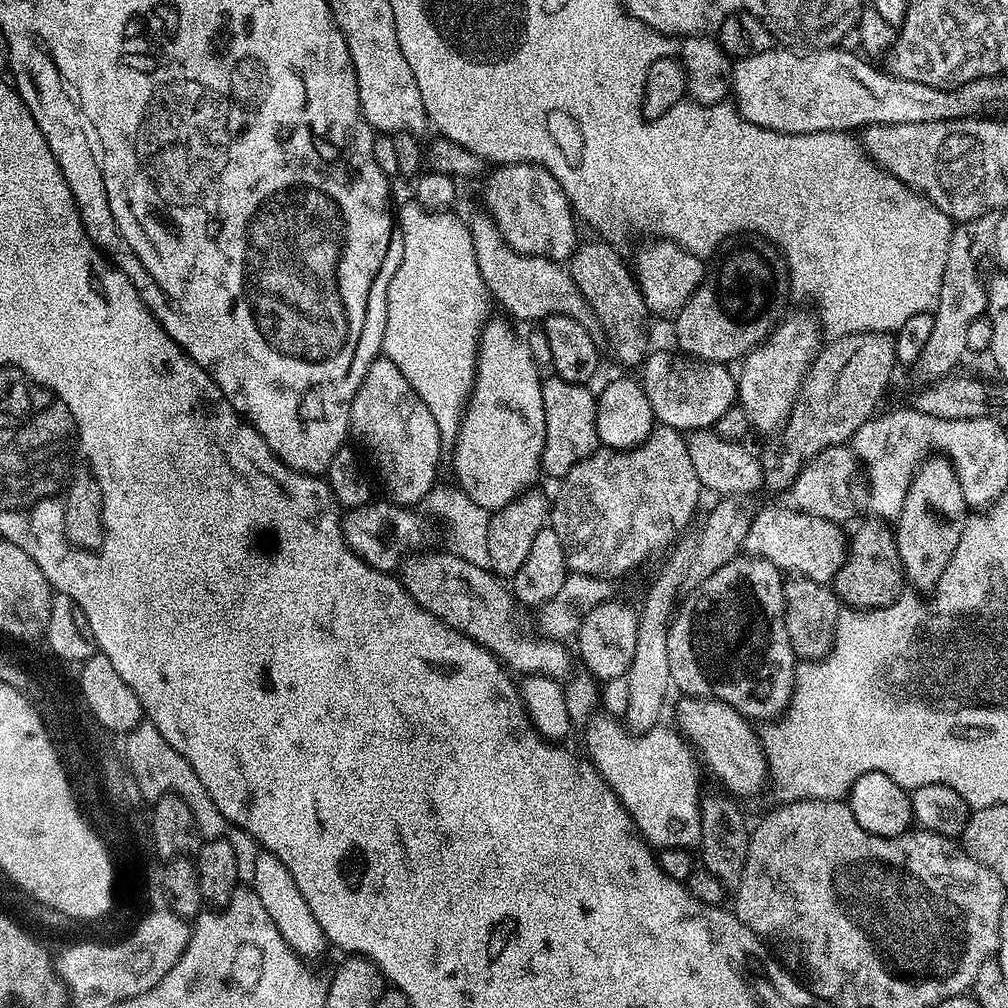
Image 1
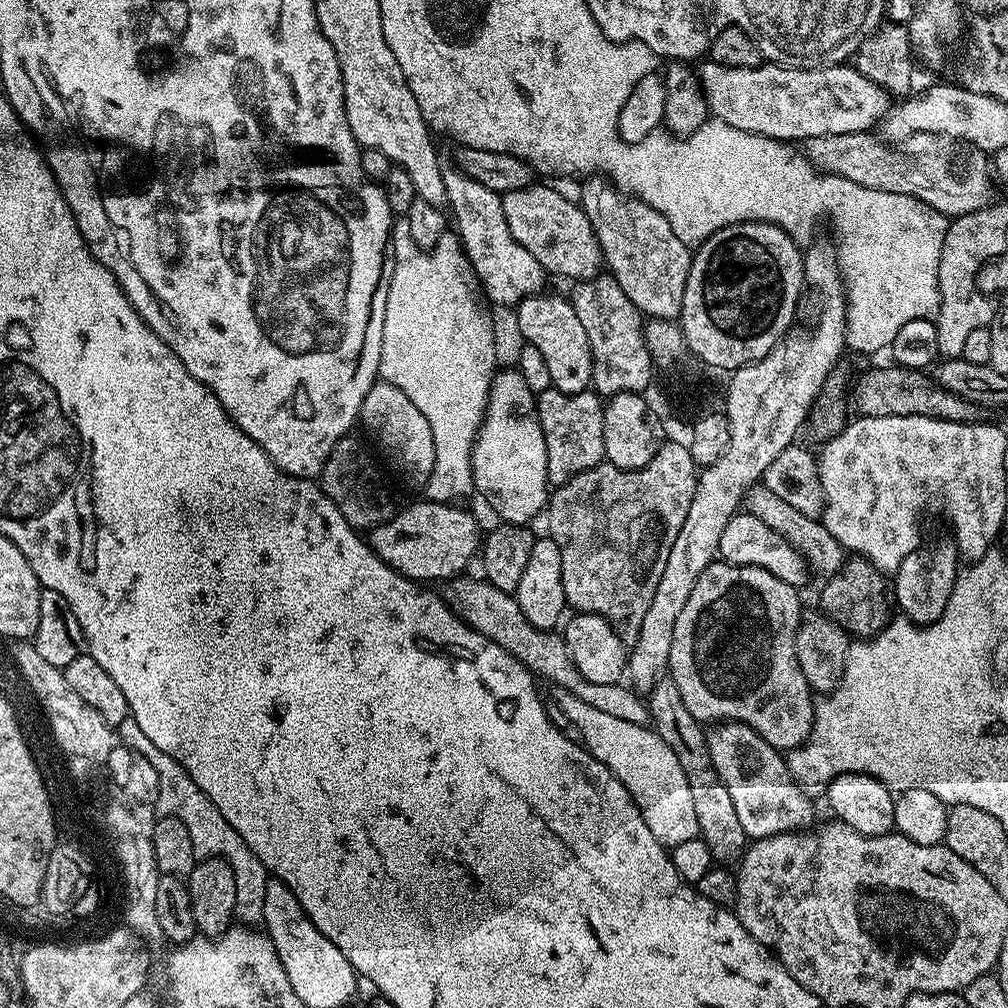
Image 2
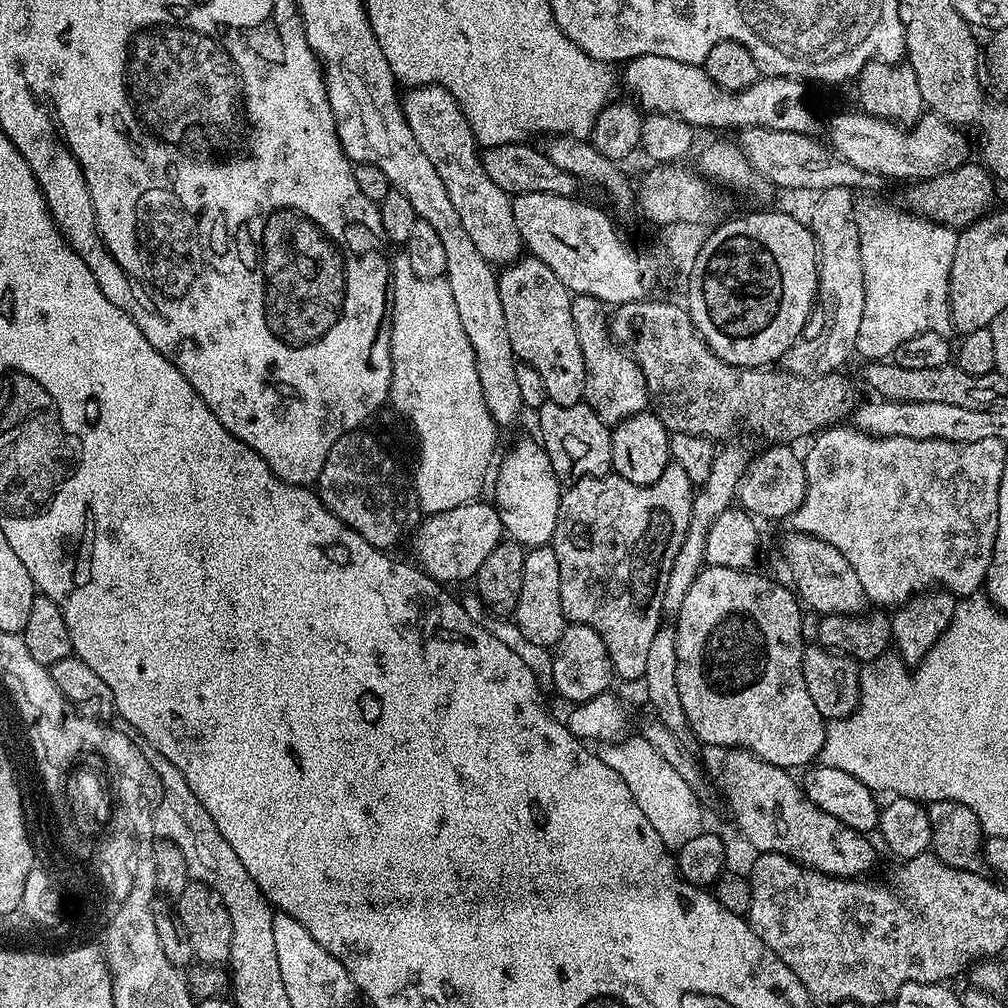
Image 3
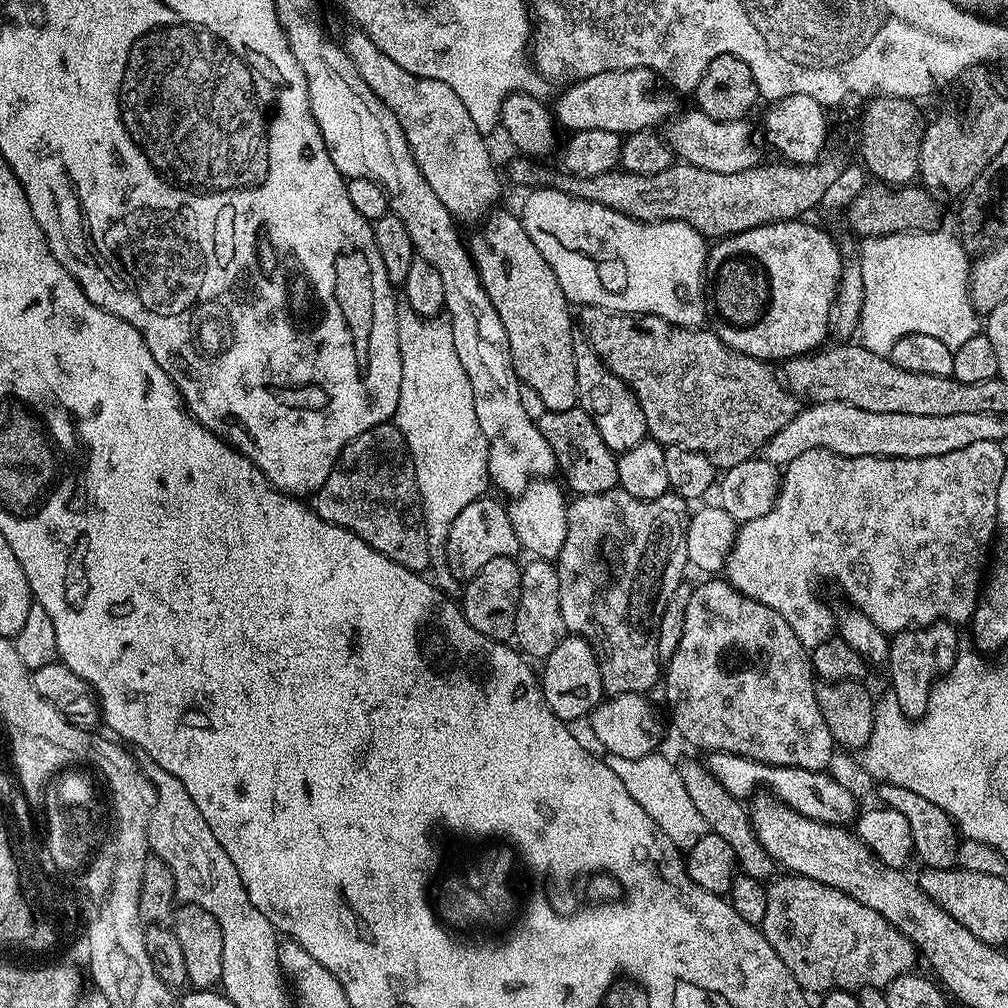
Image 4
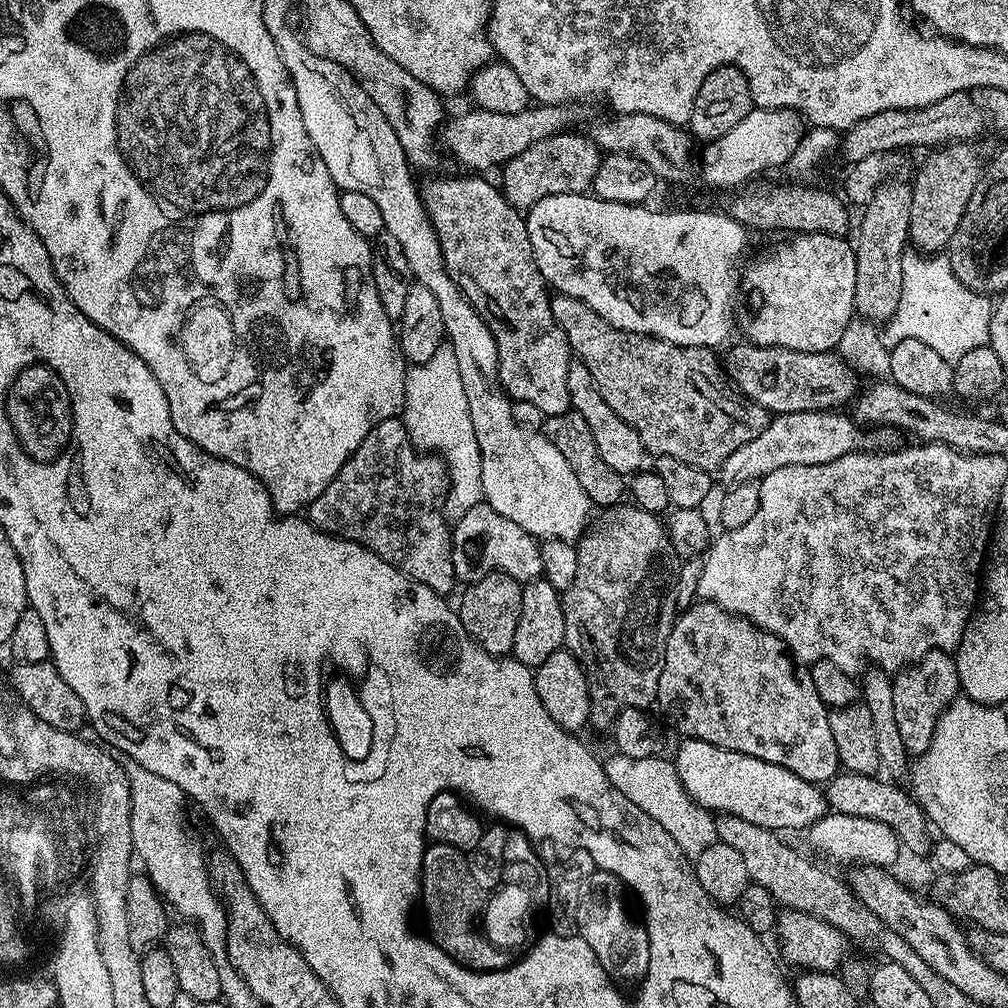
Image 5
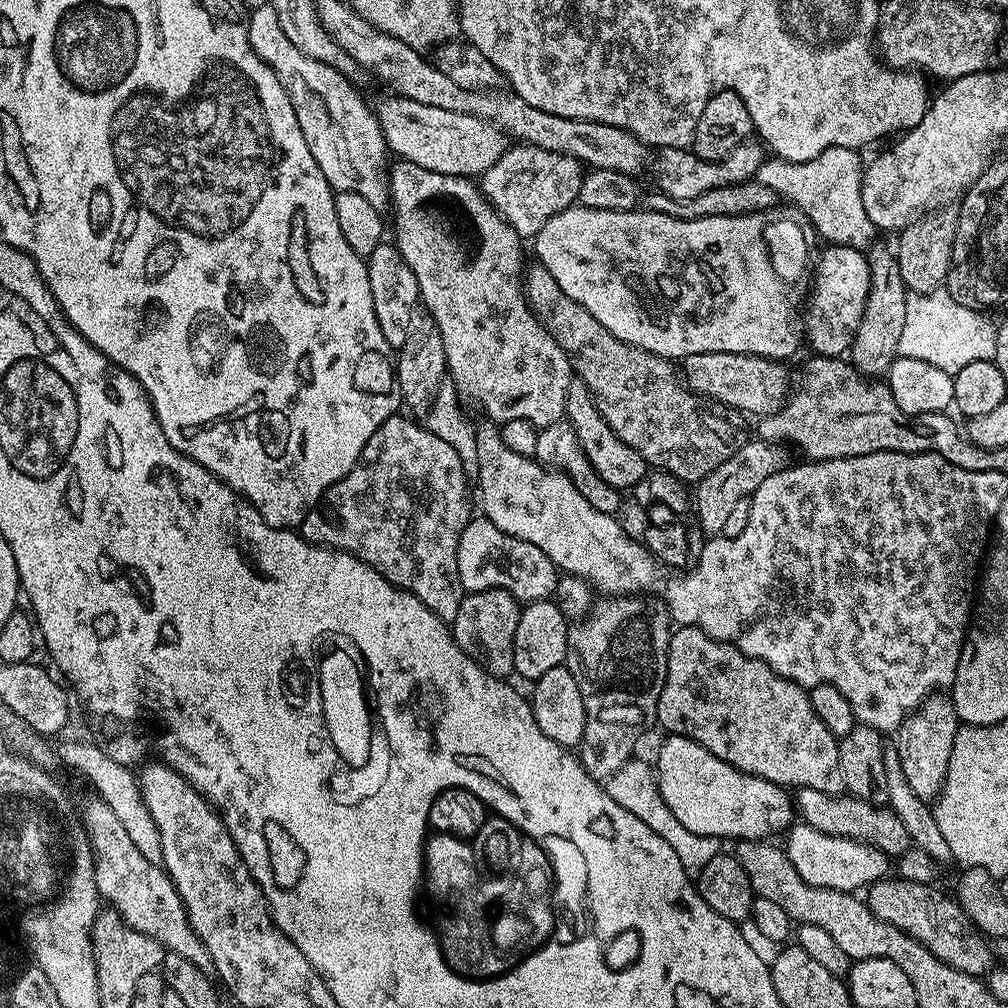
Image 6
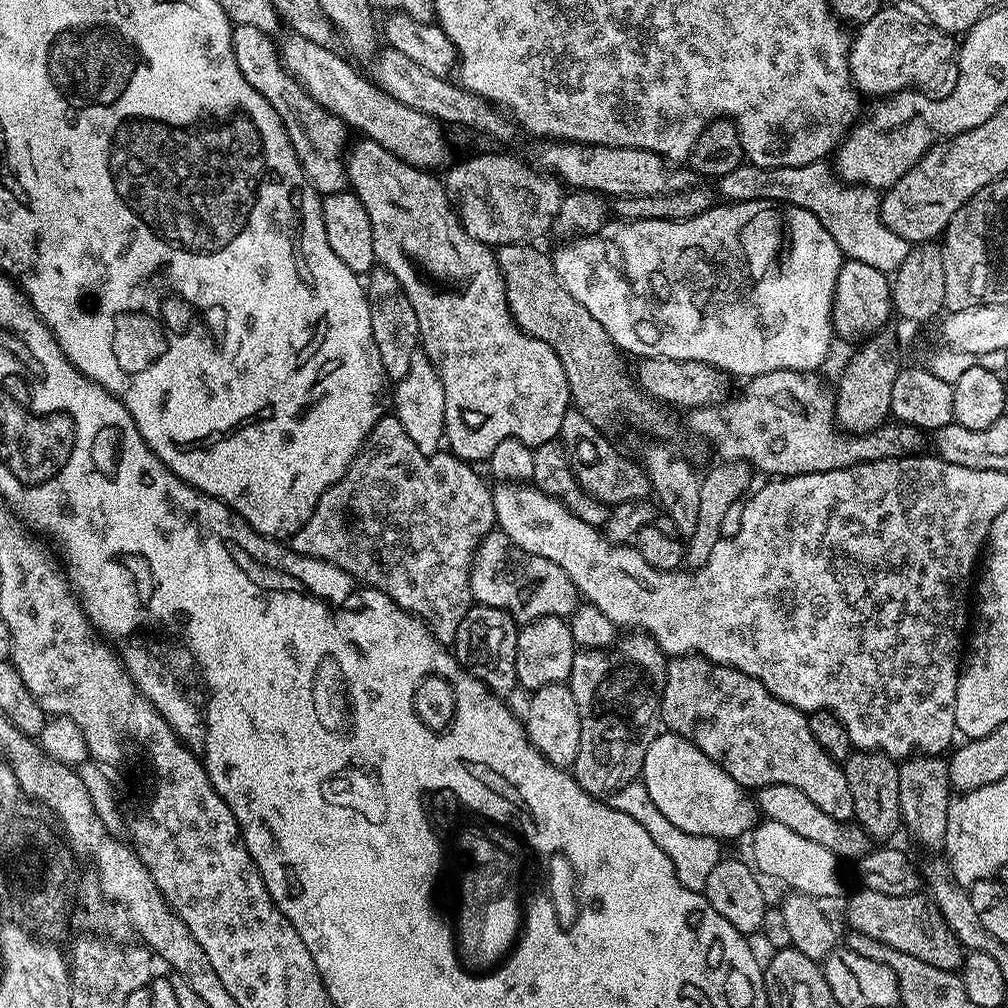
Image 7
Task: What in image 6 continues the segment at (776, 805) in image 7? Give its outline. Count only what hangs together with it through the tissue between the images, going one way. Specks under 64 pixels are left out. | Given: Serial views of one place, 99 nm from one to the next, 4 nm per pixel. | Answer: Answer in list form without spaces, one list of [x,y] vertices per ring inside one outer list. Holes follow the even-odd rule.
[[[797,788],[794,792],[794,808],[799,819],[814,826],[814,830],[869,844],[882,850],[889,858],[899,858],[906,849],[912,847],[912,839],[910,834],[906,834],[906,826],[902,826],[902,818],[898,818],[898,814],[887,806],[877,806],[847,794],[831,796],[822,794],[822,790]]]

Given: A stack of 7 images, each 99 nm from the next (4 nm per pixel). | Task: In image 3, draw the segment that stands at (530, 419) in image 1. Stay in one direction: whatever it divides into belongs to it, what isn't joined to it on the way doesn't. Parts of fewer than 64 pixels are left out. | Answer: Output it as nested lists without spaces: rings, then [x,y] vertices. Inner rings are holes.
[[[536,438],[520,440],[504,457],[502,456],[499,457],[498,467],[494,472],[494,480],[496,476],[494,507],[500,516],[502,526],[516,543],[528,548],[548,544],[554,534],[556,506],[562,491],[562,481],[554,474],[554,466],[550,466],[550,458],[543,444]]]

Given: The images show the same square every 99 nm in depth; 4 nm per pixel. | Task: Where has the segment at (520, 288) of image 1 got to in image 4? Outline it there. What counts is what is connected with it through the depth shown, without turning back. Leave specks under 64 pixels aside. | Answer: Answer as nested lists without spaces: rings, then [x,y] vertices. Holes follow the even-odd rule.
[[[351,31],[342,37],[346,54],[354,62],[362,82],[366,82],[388,107],[390,114],[398,118],[398,126],[402,126],[402,134],[406,134],[406,142],[414,154],[414,162],[418,162],[422,178],[430,182],[430,190],[438,194],[442,206],[446,206],[457,221],[483,221],[497,207],[500,176],[496,173],[492,152],[484,141],[485,133],[474,126],[474,118],[470,118],[470,110],[462,106],[462,98],[458,98],[446,82],[402,70],[398,62],[390,62],[390,58],[386,58],[386,54],[370,42],[365,32]]]

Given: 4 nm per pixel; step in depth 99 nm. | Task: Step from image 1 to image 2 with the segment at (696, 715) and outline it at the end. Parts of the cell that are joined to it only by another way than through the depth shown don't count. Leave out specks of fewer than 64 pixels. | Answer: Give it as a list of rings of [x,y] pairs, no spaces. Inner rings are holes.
[[[737,720],[717,722],[706,733],[710,759],[734,802],[735,813],[748,838],[761,840],[783,832],[802,832],[817,823],[816,808],[808,797],[811,795],[790,774],[781,749],[770,746],[766,738]]]

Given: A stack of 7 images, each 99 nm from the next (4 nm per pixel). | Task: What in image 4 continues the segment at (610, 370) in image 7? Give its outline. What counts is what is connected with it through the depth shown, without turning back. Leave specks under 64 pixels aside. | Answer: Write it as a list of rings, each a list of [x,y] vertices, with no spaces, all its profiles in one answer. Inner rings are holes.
[[[581,307],[578,312],[578,328],[584,333],[585,338],[590,342],[592,349],[598,354],[598,358],[602,358],[602,362],[614,373],[622,383],[627,384],[628,388],[634,394],[634,398],[638,402],[638,406],[642,410],[642,414],[646,414],[646,426],[648,427],[648,436],[653,440],[657,440],[659,444],[665,448],[670,446],[682,446],[686,450],[694,450],[698,454],[706,454],[706,458],[710,458],[710,462],[715,464],[717,469],[727,470],[738,466],[742,462],[753,459],[763,449],[764,444],[770,438],[774,438],[774,434],[778,434],[778,430],[782,430],[782,426],[786,426],[786,422],[790,422],[800,413],[802,404],[797,397],[793,396],[787,388],[784,387],[783,379],[778,375],[771,363],[766,360],[759,360],[753,356],[746,355],[745,352],[736,352],[732,348],[722,343],[717,338],[716,333],[711,330],[699,328],[680,328],[676,324],[666,322],[657,316],[630,316],[622,312],[608,312],[605,308]]]

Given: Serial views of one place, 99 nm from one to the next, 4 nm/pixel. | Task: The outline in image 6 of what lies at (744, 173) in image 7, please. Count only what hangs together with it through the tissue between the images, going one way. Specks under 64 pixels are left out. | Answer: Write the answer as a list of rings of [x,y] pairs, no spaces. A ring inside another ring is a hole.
[[[834,146],[804,163],[771,157],[765,159],[754,178],[760,185],[774,190],[777,197],[786,198],[787,203],[803,212],[817,235],[821,235],[827,243],[850,245],[864,250],[874,242],[872,240],[876,232],[878,233],[878,228],[862,205],[861,178],[864,160],[860,156],[857,149]]]

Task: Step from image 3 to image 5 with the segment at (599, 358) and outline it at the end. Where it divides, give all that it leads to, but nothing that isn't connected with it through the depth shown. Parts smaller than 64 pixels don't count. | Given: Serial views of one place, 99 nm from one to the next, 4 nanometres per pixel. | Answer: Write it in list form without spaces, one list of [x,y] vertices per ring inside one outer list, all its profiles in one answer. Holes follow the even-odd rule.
[[[574,358],[570,362],[570,370],[566,374],[566,390],[570,390],[571,411],[586,418],[590,434],[594,434],[594,443],[598,445],[598,454],[602,454],[606,466],[610,466],[610,470],[618,470],[618,474],[625,478],[641,471],[645,467],[646,453],[642,438],[638,438],[638,430],[622,422],[622,418],[618,418],[618,414],[606,406],[606,398],[602,398],[594,378],[590,378],[590,370],[586,370],[581,360]]]

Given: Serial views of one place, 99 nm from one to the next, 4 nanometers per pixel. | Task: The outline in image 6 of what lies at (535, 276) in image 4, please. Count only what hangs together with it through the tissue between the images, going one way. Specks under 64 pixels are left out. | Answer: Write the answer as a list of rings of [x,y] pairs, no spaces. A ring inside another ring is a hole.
[[[397,159],[391,165],[388,172],[388,195],[390,197],[390,224],[396,227],[394,243],[397,250],[406,260],[406,266],[414,272],[414,278],[418,278],[418,290],[420,291],[420,304],[434,318],[438,326],[438,334],[442,336],[442,350],[446,350],[446,362],[448,363],[447,375],[450,383],[460,393],[465,401],[477,400],[484,407],[484,412],[489,421],[503,422],[522,418],[530,422],[538,430],[550,426],[554,422],[565,419],[564,407],[566,406],[566,394],[570,382],[574,378],[572,363],[566,358],[562,346],[554,342],[554,338],[540,324],[540,320],[532,313],[528,299],[524,297],[524,277],[526,275],[526,263],[524,264],[524,248],[522,238],[496,213],[489,204],[483,192],[467,176],[451,176],[450,174],[438,174],[434,170],[426,170],[423,166],[414,166],[414,162]]]

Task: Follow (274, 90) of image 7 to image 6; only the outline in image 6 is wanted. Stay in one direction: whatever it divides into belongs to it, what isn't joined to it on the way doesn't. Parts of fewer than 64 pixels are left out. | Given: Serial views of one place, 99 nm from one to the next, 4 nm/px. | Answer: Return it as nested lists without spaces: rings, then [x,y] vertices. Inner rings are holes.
[[[268,3],[252,8],[250,14],[252,17],[246,20],[250,46],[256,57],[264,64],[269,64],[274,70],[274,74],[280,79],[280,85],[290,98],[290,106],[294,106],[298,126],[302,126],[302,138],[306,138],[306,146],[310,146],[310,154],[314,154],[314,162],[318,162],[318,170],[322,170],[328,185],[336,192],[362,194],[362,198],[366,198],[366,202],[370,202],[370,206],[381,210],[387,209],[390,197],[386,165],[389,163],[390,153],[386,138],[380,129],[380,123],[376,120],[375,111],[356,93],[355,88],[357,87],[347,76],[343,76],[326,62],[306,58],[306,54],[302,54],[302,50],[298,50],[298,46],[294,46],[294,42],[290,42],[290,38],[286,38],[285,31],[278,23],[278,14],[274,14],[274,10]]]

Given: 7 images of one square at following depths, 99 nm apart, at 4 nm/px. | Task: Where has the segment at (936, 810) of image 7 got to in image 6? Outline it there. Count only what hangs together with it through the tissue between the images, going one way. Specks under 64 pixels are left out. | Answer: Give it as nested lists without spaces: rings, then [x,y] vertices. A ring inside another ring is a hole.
[[[933,694],[927,696],[895,732],[894,747],[902,762],[902,774],[906,774],[906,782],[910,782],[910,790],[914,790],[918,798],[932,802],[939,797],[944,788],[946,770],[950,766],[950,750],[954,746],[957,731],[958,721],[951,699],[944,694]]]

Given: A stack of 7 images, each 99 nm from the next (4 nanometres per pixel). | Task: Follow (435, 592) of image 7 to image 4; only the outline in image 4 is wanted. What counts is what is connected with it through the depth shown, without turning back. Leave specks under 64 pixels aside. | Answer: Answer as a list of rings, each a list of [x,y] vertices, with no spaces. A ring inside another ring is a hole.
[[[395,423],[377,424],[342,449],[330,478],[314,494],[314,507],[326,522],[358,534],[362,542],[386,554],[398,566],[423,573],[430,563],[418,482],[406,438],[402,438]]]

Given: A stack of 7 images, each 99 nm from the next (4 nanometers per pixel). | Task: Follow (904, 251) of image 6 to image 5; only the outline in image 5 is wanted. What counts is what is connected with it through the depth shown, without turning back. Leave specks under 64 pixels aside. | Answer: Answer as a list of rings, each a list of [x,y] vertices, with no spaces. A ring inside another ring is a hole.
[[[953,142],[929,151],[916,181],[911,181],[912,209],[908,239],[921,253],[943,253],[954,238],[962,222],[962,214],[966,214],[970,194],[974,194],[974,186],[978,186],[984,176],[986,156],[976,147],[972,142]]]

